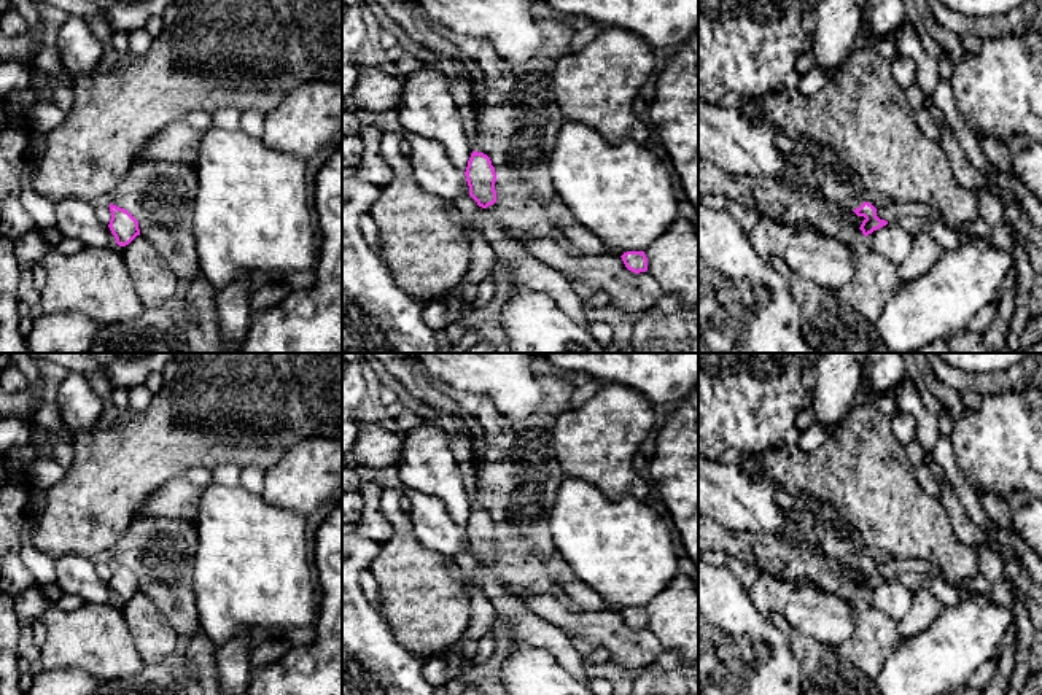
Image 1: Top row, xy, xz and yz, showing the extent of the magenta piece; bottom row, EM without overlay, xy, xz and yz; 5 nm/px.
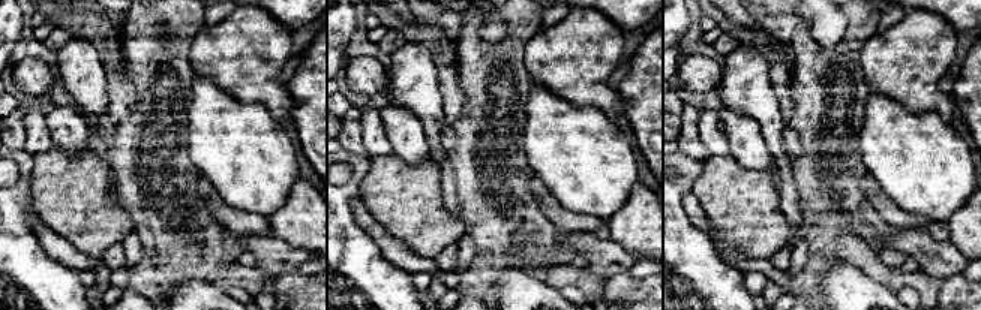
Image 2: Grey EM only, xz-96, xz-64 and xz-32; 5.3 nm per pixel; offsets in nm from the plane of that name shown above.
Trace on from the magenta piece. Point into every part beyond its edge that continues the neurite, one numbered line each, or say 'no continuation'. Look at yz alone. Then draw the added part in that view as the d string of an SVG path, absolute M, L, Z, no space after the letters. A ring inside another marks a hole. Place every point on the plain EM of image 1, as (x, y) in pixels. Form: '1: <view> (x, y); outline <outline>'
1: yz (837, 544); outline M780 488L773 491L773 499L781 511L799 509L813 522L821 547L827 555L838 557L848 566L856 566L865 558L851 533L838 533L829 522L821 520L799 495L789 495Z

